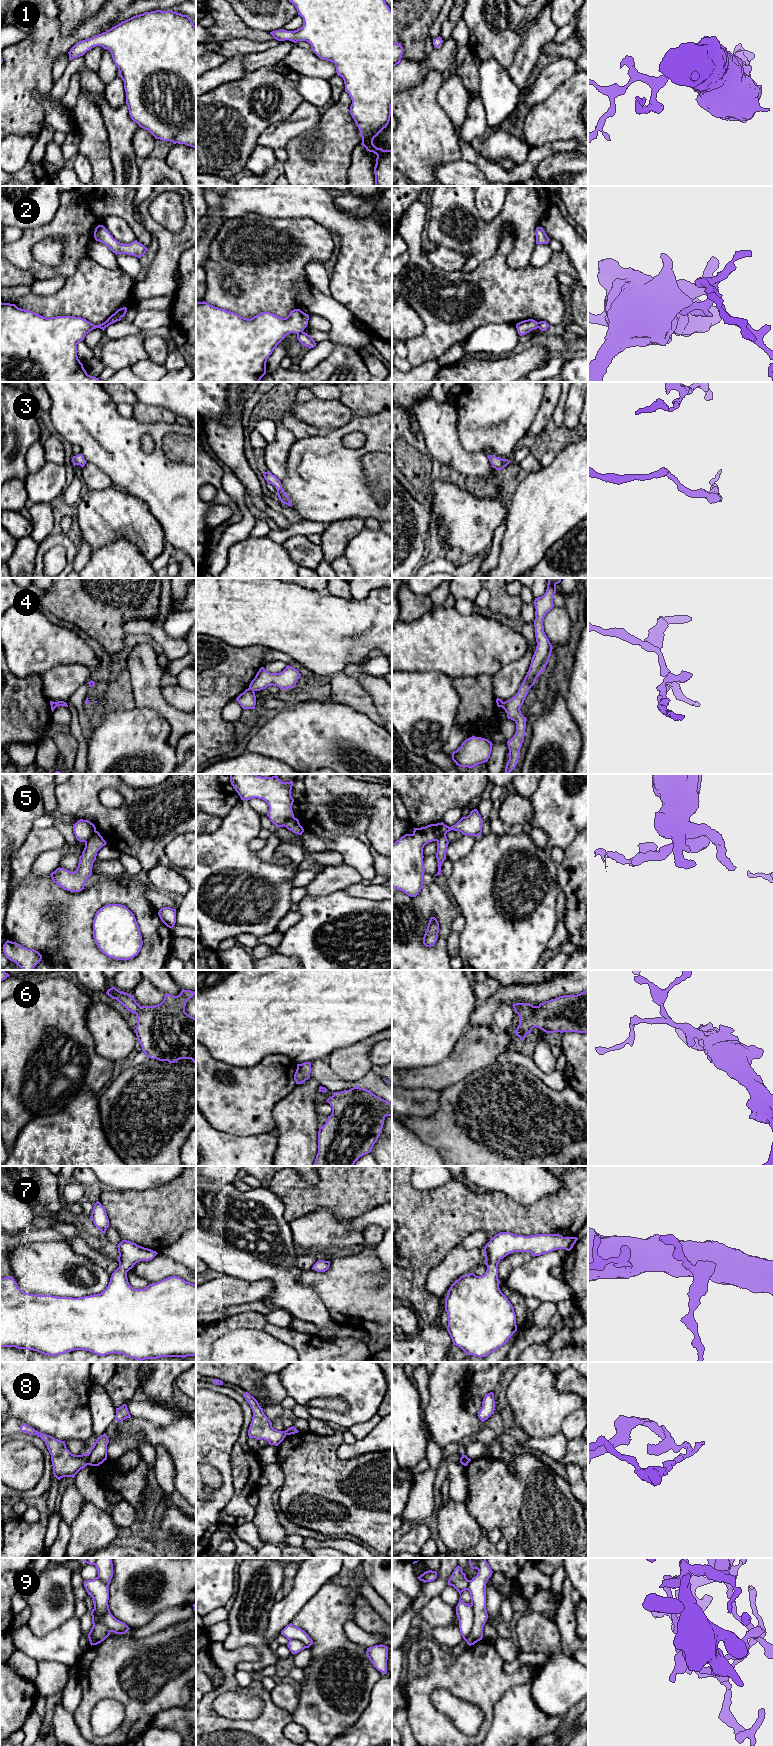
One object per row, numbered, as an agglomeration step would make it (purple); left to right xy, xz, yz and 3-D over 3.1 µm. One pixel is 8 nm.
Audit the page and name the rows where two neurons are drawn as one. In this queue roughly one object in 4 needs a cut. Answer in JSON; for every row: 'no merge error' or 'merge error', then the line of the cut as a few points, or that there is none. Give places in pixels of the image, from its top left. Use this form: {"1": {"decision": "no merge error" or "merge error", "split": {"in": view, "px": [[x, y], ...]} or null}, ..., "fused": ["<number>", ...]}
{"1": {"decision": "no merge error", "split": null}, "2": {"decision": "merge error", "split": {"in": "xy", "px": [[103, 323], [100, 328]]}}, "3": {"decision": "no merge error", "split": null}, "4": {"decision": "merge error", "split": {"in": "xz", "px": [[249, 687], [254, 690]]}}, "5": {"decision": "merge error", "split": {"in": "xy", "px": [[96, 831], [83, 841]]}}, "6": {"decision": "no merge error", "split": null}, "7": {"decision": "no merge error", "split": null}, "8": {"decision": "merge error", "split": {"in": "xy", "px": [[87, 1454], [89, 1464]]}}, "9": {"decision": "merge error", "split": {"in": "yz", "px": [[471, 1605], [473, 1626], [471, 1632], [464, 1639]]}}, "fused": ["2", "4", "5", "8", "9"]}

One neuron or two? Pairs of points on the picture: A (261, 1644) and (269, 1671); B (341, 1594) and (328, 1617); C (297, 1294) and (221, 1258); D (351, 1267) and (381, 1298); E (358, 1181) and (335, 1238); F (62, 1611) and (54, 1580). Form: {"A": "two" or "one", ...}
{"A": "two", "B": "one", "C": "one", "D": "one", "E": "two", "F": "one"}

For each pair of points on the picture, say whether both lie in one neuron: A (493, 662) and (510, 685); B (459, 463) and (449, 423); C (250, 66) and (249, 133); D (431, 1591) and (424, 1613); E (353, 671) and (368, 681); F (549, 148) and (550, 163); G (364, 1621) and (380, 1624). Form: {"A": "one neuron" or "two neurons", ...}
{"A": "two neurons", "B": "one neuron", "C": "two neurons", "D": "two neurons", "E": "one neuron", "F": "two neurons", "G": "one neuron"}

